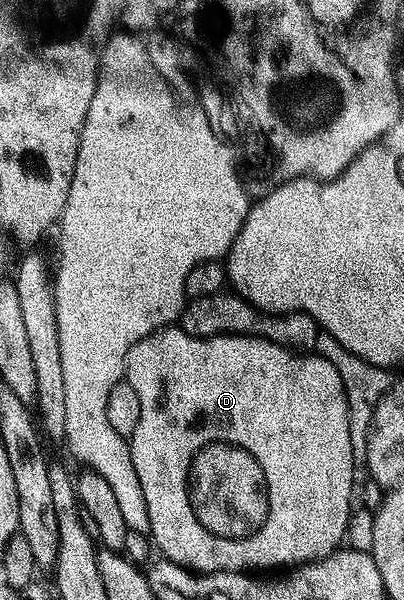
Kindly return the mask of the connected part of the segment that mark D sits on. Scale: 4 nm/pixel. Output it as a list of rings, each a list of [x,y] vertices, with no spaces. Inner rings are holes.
[[[166,327],[161,331],[155,332],[153,335],[133,344],[130,346],[128,352],[126,352],[126,371],[124,374],[124,380],[132,387],[132,391],[136,391],[136,395],[140,395],[140,423],[136,423],[135,433],[128,439],[130,447],[130,458],[134,464],[134,470],[138,476],[138,482],[142,488],[142,494],[146,500],[146,506],[148,507],[148,515],[150,516],[150,532],[149,536],[154,537],[154,541],[158,544],[158,549],[163,558],[168,561],[175,561],[178,565],[184,565],[191,571],[197,571],[200,573],[225,573],[227,571],[258,571],[261,565],[290,565],[286,567],[298,567],[303,563],[309,563],[312,561],[321,561],[324,557],[329,557],[331,553],[335,552],[343,544],[346,535],[346,524],[350,521],[350,514],[352,512],[352,504],[350,505],[350,496],[354,493],[354,445],[350,442],[350,425],[346,422],[346,413],[342,410],[342,401],[338,396],[344,393],[344,386],[340,375],[336,371],[336,367],[332,367],[330,361],[326,361],[317,355],[299,355],[297,352],[291,351],[281,345],[274,344],[273,341],[267,341],[265,337],[261,335],[191,335],[186,332],[182,327]],[[301,389],[306,389],[306,393],[310,397],[298,397],[298,392]],[[218,451],[218,457],[216,457],[216,473],[220,473],[220,477],[206,477],[204,479],[204,485],[208,489],[208,493],[212,493],[208,497],[208,505],[204,509],[204,513],[218,513],[218,533],[214,533],[212,529],[208,529],[206,525],[202,523],[196,523],[196,519],[192,517],[190,513],[190,507],[186,503],[186,495],[184,495],[184,471],[186,471],[186,465],[188,463],[202,463],[202,453],[216,453]]]

